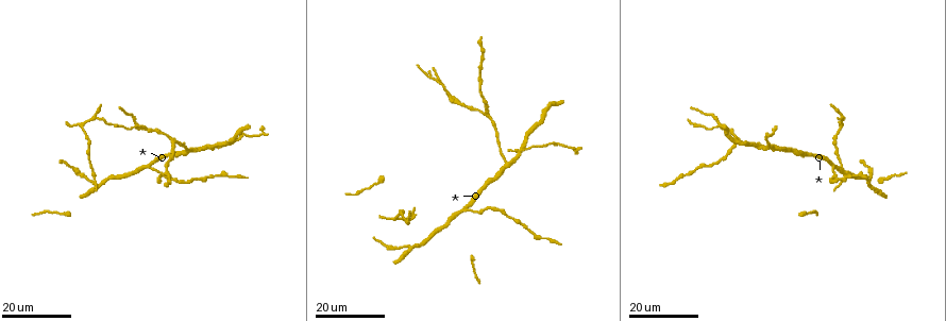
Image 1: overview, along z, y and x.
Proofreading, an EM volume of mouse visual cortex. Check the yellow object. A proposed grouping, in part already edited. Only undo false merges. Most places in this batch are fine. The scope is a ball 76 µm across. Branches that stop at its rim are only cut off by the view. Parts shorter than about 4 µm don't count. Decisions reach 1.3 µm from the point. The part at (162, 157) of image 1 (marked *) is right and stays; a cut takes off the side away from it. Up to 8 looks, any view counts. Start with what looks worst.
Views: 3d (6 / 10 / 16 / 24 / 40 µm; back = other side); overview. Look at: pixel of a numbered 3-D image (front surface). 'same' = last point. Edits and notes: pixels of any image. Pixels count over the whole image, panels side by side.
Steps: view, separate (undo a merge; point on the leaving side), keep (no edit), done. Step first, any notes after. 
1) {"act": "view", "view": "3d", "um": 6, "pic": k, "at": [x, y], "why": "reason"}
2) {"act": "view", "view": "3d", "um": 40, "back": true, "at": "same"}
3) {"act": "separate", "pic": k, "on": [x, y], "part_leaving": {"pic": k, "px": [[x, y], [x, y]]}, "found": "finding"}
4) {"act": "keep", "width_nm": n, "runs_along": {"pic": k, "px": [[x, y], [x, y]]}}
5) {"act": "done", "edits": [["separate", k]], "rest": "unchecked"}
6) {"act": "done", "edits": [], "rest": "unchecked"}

{"act": "view", "view": "3d", "um": 16, "pic": 1, "at": [507, 164], "why": "four or more arms meet"}

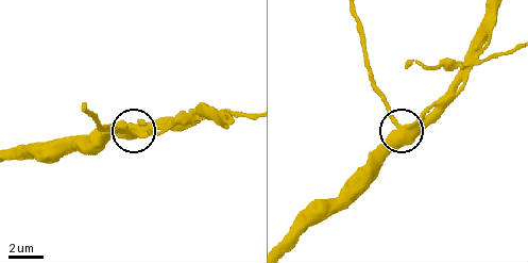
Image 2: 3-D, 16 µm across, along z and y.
{"act": "view", "view": "3d", "um": 6, "pic": 2, "at": [403, 129]}

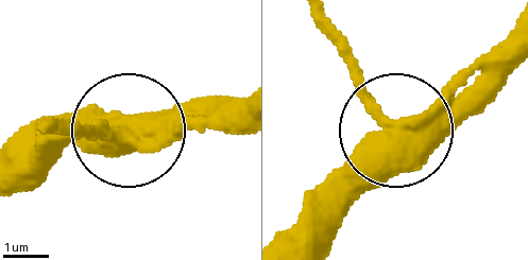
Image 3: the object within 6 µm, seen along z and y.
{"act": "keep", "found": "continuous, no second cell"}

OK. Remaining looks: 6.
{"act": "view", "view": "3d", "um": 24, "pic": 1, "at": [833, 167], "why": "three arms meet"}

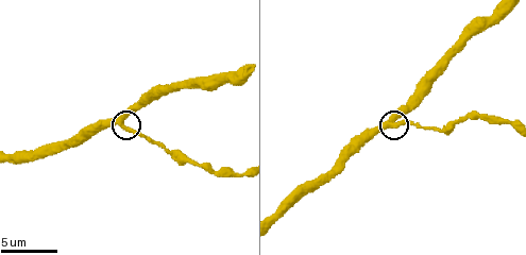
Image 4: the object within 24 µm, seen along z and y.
{"act": "view", "view": "3d", "um": 10, "pic": 4, "at": [388, 124]}

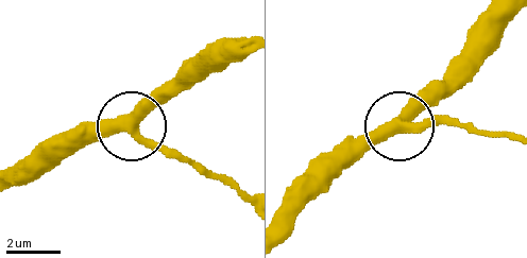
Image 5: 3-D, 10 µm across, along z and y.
{"act": "keep", "width_nm": 390, "runs_along": {"pic": 5, "px": [[230, 59], [182, 80], [140, 121], [140, 135], [186, 159]]}, "found": "continuous, no second cell"}

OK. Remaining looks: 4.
{"act": "view", "view": "3d", "um": 16, "pic": 1, "at": [99, 186]}

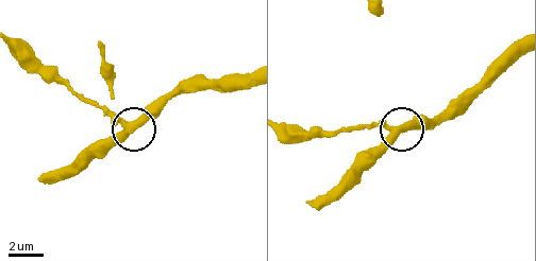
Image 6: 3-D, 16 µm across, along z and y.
{"act": "view", "view": "3d", "um": 6, "pic": 6, "at": [125, 129]}

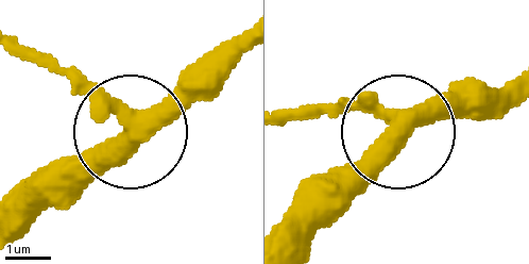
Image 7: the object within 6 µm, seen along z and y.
{"act": "keep", "side_arm_um": 8, "runs_along": {"pic": 7, "px": [[510, 80], [419, 106], [319, 202]]}, "found": "all the same cell"}

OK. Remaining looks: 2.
{"act": "view", "view": "3d", "um": 16, "pic": 1, "at": [92, 176]}

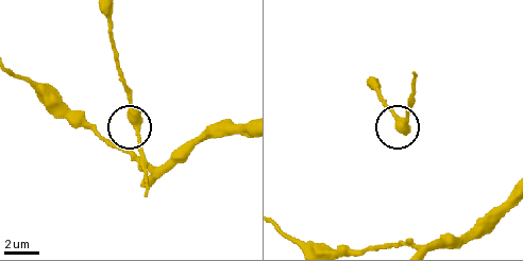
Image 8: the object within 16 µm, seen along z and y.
{"act": "view", "view": "3d", "um": 10, "pic": 8, "at": [137, 124], "why": "zoom in"}

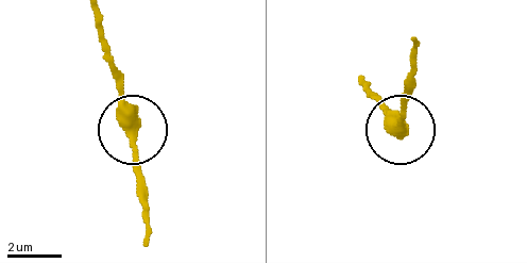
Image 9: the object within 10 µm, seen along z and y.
{"act": "keep", "width_nm": 420, "found": "one cell here"}

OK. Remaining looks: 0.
{"act": "done", "edits": [], "rest": "unchecked"}

